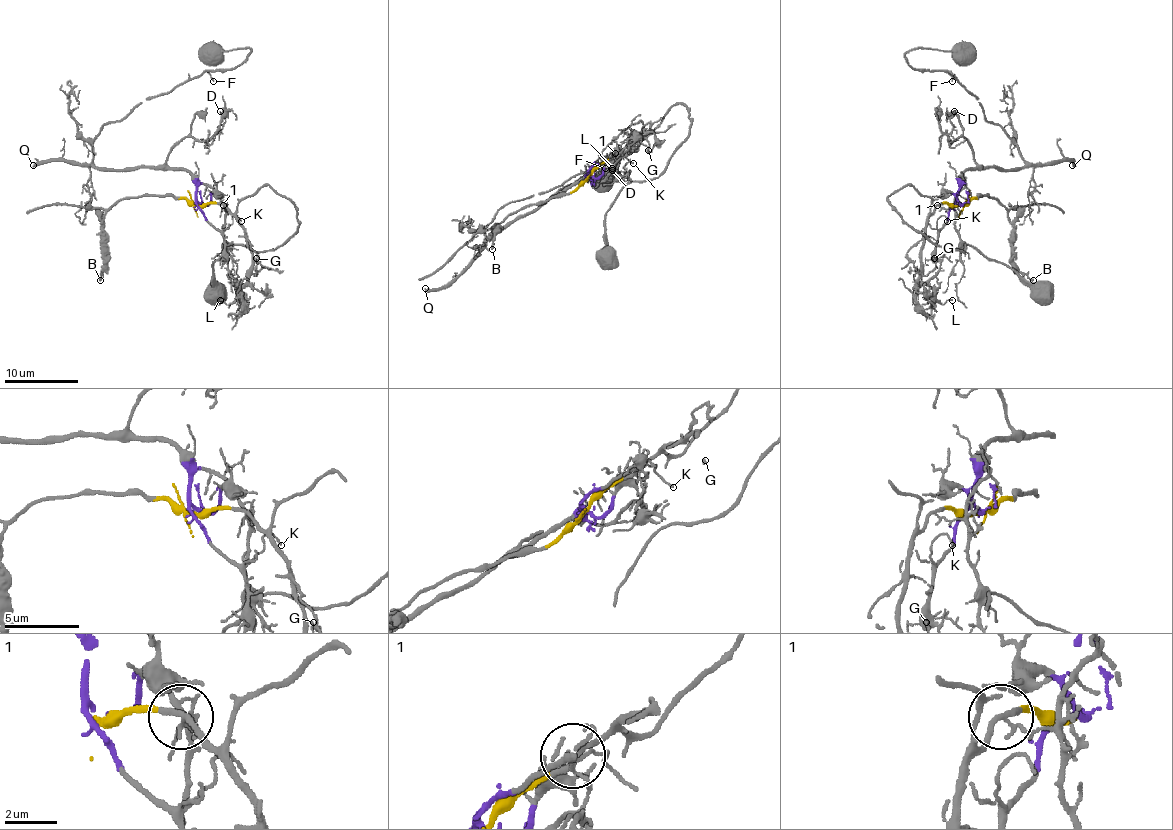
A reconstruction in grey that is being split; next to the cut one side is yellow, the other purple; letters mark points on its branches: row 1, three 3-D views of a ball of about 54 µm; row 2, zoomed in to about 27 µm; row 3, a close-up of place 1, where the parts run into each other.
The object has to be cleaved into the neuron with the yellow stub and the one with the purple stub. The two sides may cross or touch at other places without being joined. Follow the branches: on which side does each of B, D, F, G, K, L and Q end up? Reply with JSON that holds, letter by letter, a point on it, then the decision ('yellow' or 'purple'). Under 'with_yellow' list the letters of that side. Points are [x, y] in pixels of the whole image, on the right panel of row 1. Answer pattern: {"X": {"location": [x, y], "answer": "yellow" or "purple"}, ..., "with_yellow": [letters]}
{"B": {"location": [1033, 280], "answer": "yellow"}, "D": {"location": [954, 111], "answer": "purple"}, "F": {"location": [952, 81], "answer": "purple"}, "G": {"location": [934, 258], "answer": "yellow"}, "K": {"location": [947, 221], "answer": "purple"}, "L": {"location": [952, 300], "answer": "yellow"}, "Q": {"location": [1072, 165], "answer": "purple"}, "with_yellow": ["B", "G", "L"]}

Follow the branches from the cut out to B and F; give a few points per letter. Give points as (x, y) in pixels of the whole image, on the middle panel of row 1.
B: (589, 175), (567, 194), (530, 203), (512, 212), (495, 225), (491, 249)
F: (589, 175), (484, 240), (484, 227), (502, 207), (556, 188), (596, 163), (606, 168)

